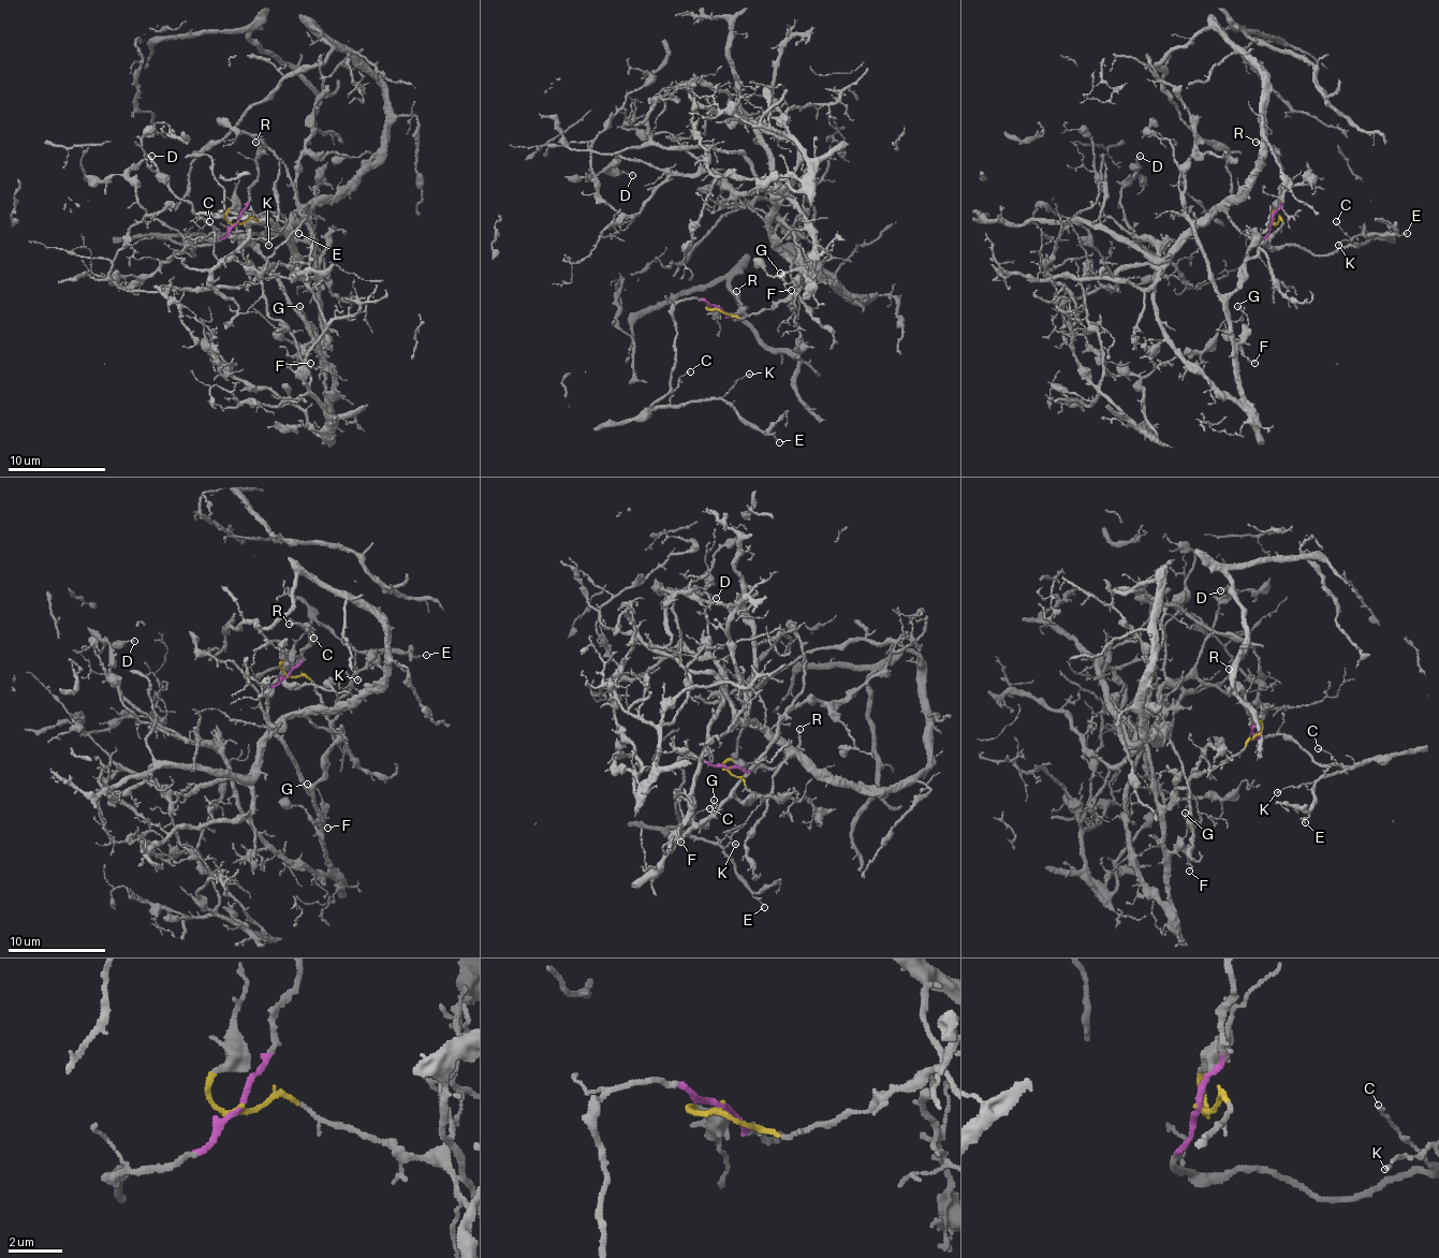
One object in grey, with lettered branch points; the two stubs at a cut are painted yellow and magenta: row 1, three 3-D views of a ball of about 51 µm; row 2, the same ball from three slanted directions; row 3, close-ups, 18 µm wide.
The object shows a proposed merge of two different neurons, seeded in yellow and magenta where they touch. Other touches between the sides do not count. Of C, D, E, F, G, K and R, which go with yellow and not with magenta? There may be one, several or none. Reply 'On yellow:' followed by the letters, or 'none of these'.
On yellow: D, F, G

